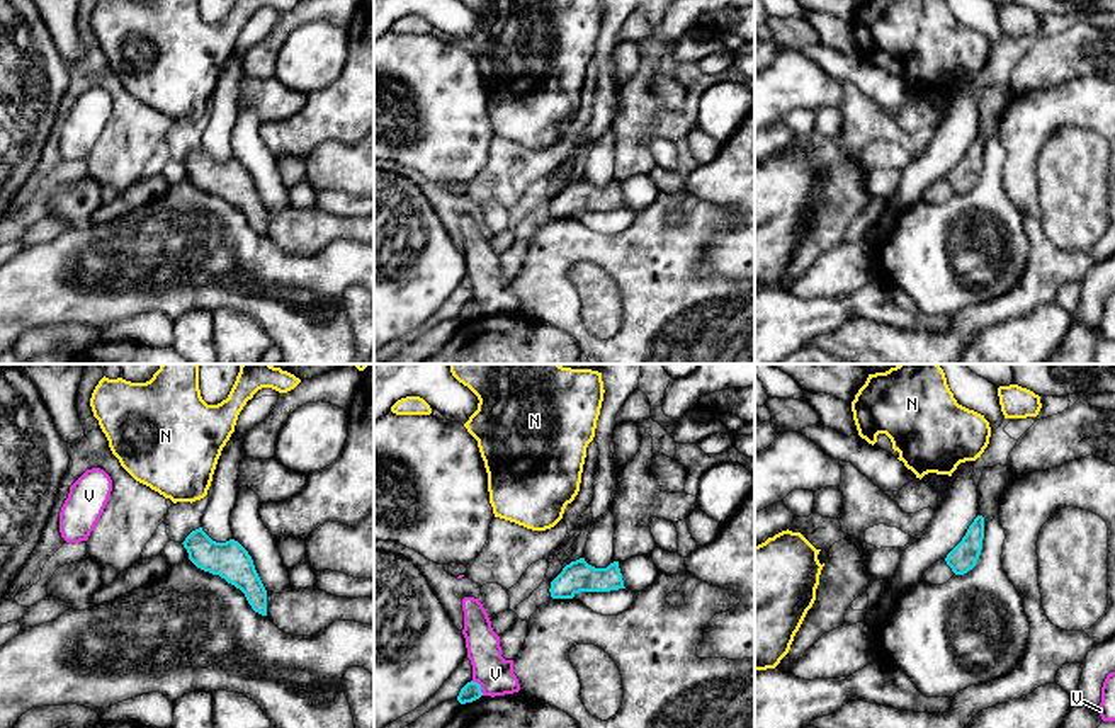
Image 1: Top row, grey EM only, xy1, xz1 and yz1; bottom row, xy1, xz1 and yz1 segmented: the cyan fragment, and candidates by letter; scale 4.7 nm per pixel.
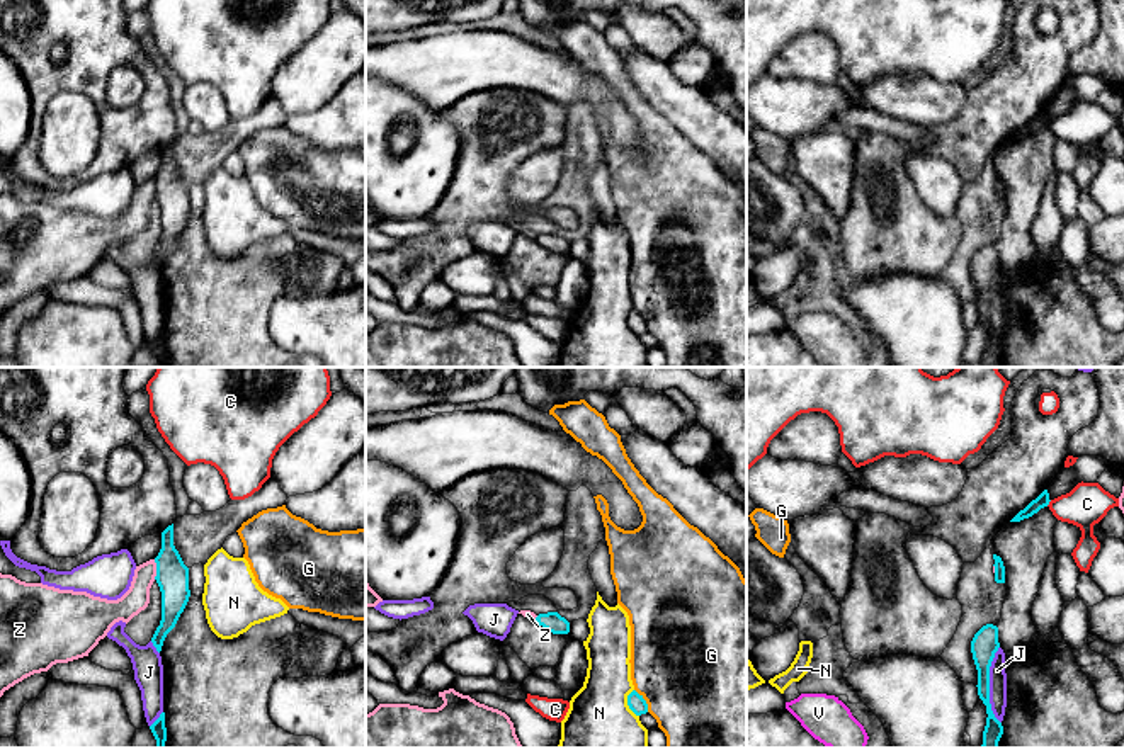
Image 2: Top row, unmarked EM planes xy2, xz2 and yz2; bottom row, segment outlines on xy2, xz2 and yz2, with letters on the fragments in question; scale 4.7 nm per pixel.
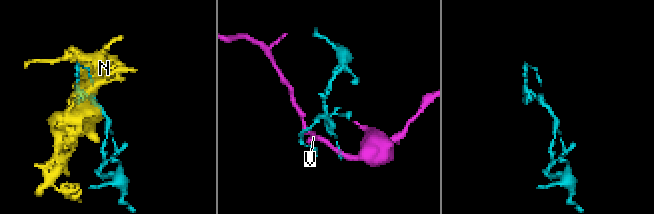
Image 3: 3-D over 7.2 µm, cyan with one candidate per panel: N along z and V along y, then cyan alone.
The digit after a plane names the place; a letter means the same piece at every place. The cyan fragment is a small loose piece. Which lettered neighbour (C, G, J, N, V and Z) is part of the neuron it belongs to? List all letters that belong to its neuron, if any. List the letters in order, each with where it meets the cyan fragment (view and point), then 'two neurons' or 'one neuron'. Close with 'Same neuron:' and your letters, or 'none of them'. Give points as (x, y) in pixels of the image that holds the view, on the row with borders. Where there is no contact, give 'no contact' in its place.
C: contact yz2 (1048, 504); two neurons
G: contact xz2 (645, 701); two neurons
J: contact yz2 (988, 685); two neurons
N: contact xz2 (628, 702); two neurons
V: contact xz1 (480, 686); two neurons
Z: contact xy2 (157, 570); two neurons
Same neuron: none of them

